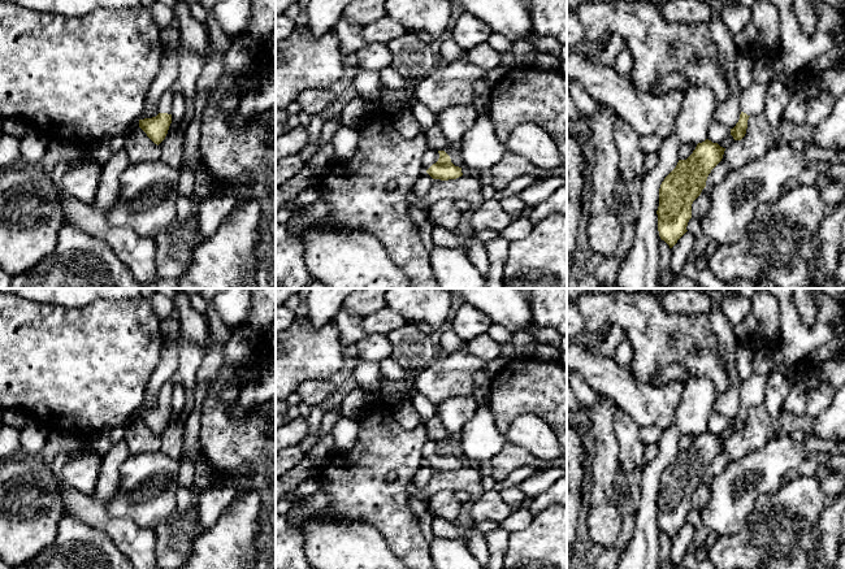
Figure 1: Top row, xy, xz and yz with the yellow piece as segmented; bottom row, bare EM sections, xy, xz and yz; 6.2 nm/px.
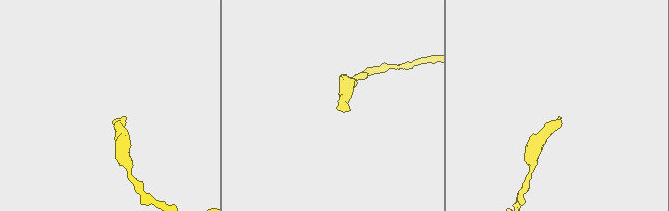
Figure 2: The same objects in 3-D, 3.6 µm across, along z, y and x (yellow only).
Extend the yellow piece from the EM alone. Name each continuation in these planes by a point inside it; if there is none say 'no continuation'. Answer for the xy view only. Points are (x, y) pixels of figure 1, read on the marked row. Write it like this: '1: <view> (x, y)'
1: xy (167, 98)

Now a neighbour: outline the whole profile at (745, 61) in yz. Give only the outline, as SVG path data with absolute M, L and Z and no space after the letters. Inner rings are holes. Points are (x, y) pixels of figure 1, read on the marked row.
M753 49L738 52L738 57L736 60L736 77L740 94L748 90L751 84L754 84L753 71L757 57L758 56L755 51Z

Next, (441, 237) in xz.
M429 218L429 222L432 225L432 240L434 246L445 247L445 248L456 248L463 251L467 255L467 249L464 248L459 235L439 226L430 218Z

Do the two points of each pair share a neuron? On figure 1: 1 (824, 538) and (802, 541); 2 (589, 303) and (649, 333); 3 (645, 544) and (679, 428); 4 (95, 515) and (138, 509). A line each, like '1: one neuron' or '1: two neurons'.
1: two neurons
2: one neuron
3: one neuron
4: two neurons

